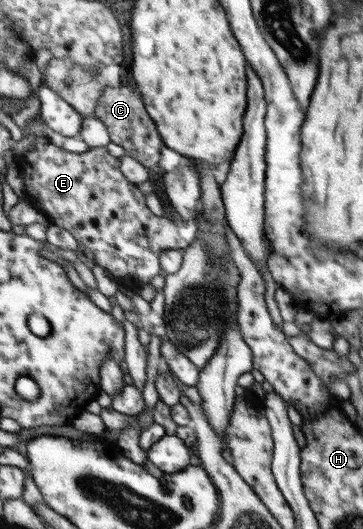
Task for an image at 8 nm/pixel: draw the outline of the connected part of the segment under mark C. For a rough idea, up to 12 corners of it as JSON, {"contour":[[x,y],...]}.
{"contour":[[105,86],[93,116],[147,169],[162,140],[140,95]]}

